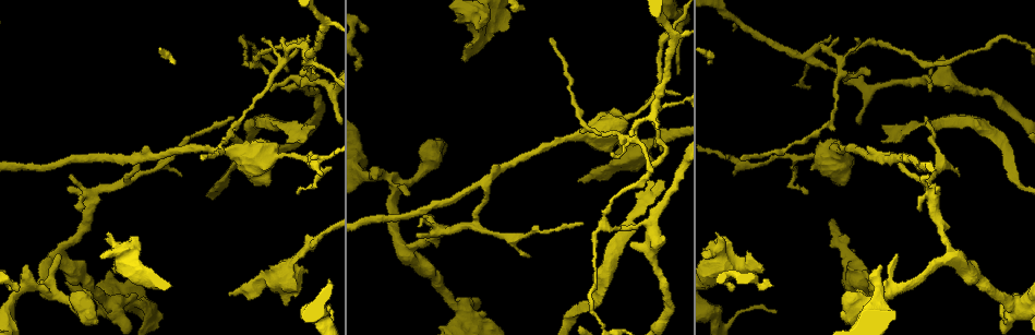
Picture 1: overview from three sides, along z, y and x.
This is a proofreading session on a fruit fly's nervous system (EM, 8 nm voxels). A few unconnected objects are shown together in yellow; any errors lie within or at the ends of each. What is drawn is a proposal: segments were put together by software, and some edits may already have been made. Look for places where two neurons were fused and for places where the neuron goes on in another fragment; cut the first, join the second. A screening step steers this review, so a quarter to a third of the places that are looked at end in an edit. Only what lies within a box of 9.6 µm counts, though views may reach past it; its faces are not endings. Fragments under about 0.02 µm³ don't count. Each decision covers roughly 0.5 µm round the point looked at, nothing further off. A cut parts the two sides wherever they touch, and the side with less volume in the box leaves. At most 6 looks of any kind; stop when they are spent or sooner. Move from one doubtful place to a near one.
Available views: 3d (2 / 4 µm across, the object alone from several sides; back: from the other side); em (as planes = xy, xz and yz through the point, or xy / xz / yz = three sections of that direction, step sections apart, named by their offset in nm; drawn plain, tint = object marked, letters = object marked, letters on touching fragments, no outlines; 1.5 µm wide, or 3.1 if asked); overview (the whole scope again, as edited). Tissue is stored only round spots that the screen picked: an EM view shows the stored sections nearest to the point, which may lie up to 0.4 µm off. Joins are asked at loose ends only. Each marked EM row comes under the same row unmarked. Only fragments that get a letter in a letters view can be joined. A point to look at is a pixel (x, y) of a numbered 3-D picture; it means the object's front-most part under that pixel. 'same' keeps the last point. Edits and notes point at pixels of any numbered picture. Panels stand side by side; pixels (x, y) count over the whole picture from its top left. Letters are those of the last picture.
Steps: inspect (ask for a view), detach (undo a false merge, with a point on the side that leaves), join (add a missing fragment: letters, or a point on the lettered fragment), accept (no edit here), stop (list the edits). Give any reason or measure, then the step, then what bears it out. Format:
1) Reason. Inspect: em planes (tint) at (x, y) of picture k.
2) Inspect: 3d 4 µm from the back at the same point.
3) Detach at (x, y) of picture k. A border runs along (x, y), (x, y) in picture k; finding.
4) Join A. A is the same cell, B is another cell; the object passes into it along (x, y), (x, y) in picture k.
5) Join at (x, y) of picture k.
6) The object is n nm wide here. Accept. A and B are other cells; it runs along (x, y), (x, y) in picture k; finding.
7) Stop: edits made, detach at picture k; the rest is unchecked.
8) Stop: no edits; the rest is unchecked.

Sharp bend. Inspect: 3d 4 µm at (650, 172) of picture 1.

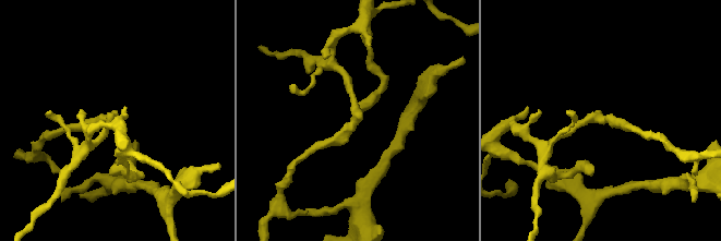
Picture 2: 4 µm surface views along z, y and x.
Now the EM. Inspect: em planes (letters) at (358, 115) of picture 2.

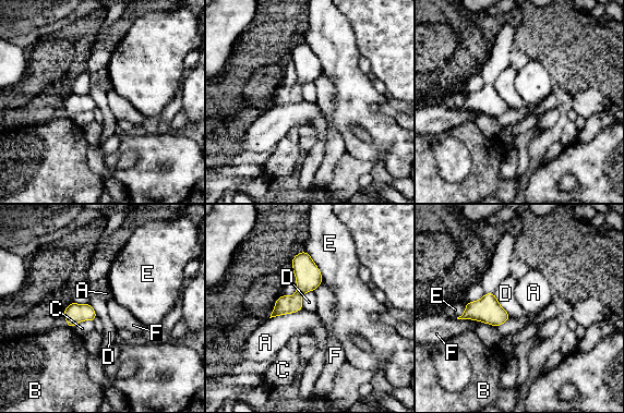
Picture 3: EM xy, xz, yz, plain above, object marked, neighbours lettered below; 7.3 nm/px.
The object is 190 nm wide here. Accept. A, B, C, D, E and F are other cells; a border runs along (456, 318), (472, 318), (479, 322) in picture 3; one neuron here.

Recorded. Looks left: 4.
Free end. Inspect: 3d 2 µm at (228, 293) of picture 1.

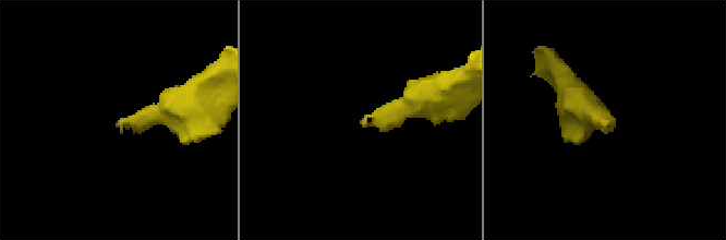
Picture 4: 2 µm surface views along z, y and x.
Shape alone is not enough. Inspect: em xz step 8 (tint) at (119, 122) of picture 4.

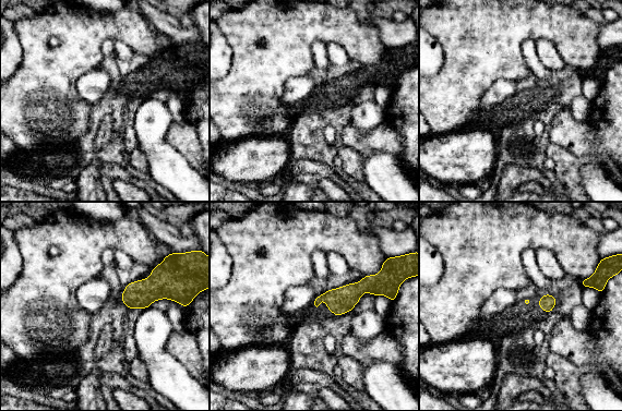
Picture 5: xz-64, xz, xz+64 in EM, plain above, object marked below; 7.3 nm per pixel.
Another direction. Inspect: em planes (letters) at the same point.

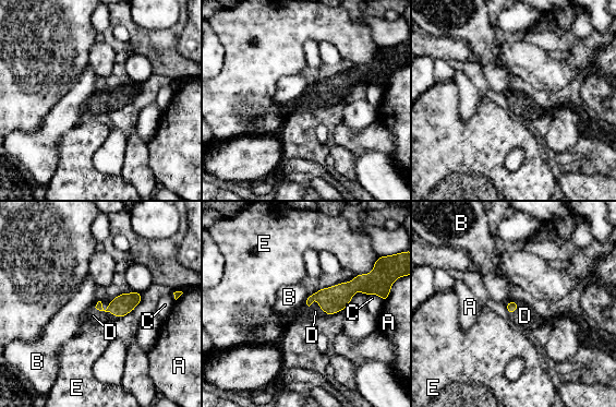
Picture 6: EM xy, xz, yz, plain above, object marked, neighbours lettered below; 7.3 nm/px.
Join D. D is the same cell, A, B, C and E are other cells; the neuron continues.

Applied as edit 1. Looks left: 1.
Inspect: em planes (letters) at (59, 255) of picture 1.

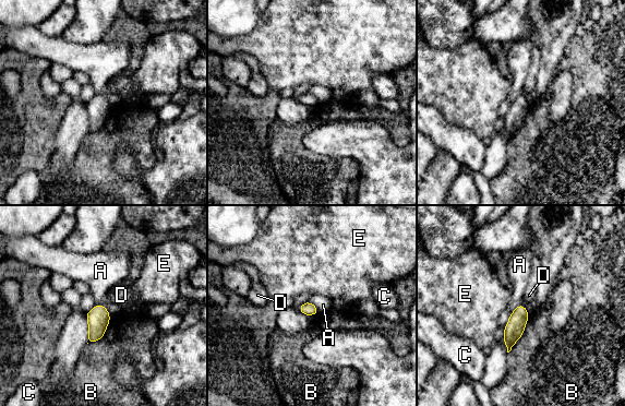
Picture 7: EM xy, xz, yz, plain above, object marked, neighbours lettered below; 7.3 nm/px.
Accept. A, B, C, D and E are other cells; a border runs along (319, 312), (309, 315) in picture 7; none of them fits.

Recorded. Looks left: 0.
Stop: edits made, join at picture 6; the rest is unchecked.

